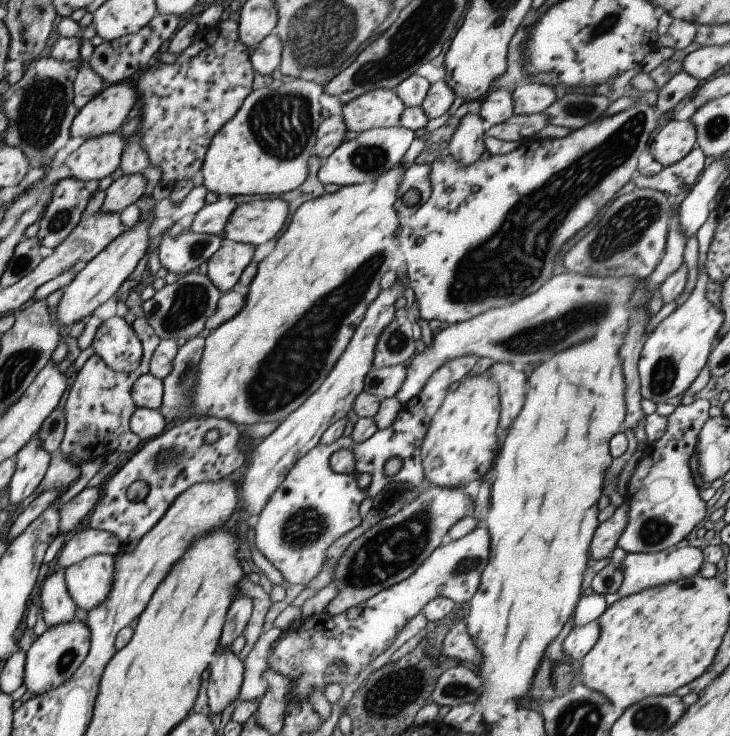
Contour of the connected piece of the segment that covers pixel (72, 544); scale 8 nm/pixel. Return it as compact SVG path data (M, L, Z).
M83 527L73 534L58 550L57 562L54 570L65 570L71 564L83 560L87 556L95 554L115 555L120 551L121 542L107 530L95 530L91 527Z

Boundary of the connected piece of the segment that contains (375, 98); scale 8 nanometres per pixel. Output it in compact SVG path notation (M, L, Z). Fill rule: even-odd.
M377 88L345 103L341 116L347 132L359 134L371 128L397 126L404 108L393 89Z

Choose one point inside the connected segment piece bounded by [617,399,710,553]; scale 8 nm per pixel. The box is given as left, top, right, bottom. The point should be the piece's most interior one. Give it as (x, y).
(664, 506)

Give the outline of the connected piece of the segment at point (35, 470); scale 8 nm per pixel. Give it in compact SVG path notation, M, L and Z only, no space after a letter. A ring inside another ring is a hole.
M33 434L31 440L23 448L19 448L14 457L15 472L13 472L9 484L7 484L6 496L11 506L19 506L25 498L29 498L33 494L33 490L41 482L51 454L47 454L41 448L37 434Z

